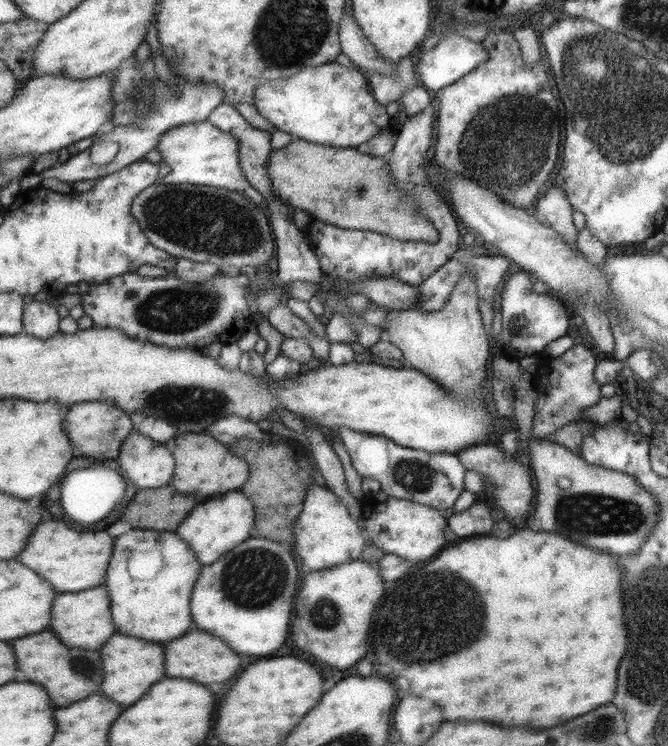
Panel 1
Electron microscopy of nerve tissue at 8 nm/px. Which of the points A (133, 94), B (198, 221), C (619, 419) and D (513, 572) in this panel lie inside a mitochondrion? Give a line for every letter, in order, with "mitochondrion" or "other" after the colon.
A: mitochondrion
B: mitochondrion
C: other
D: other

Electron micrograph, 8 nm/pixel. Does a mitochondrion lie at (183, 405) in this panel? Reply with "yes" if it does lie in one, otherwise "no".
yes

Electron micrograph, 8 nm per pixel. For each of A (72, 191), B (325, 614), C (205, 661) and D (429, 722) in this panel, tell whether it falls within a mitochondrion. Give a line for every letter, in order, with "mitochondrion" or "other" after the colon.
A: other
B: mitochondrion
C: other
D: other

